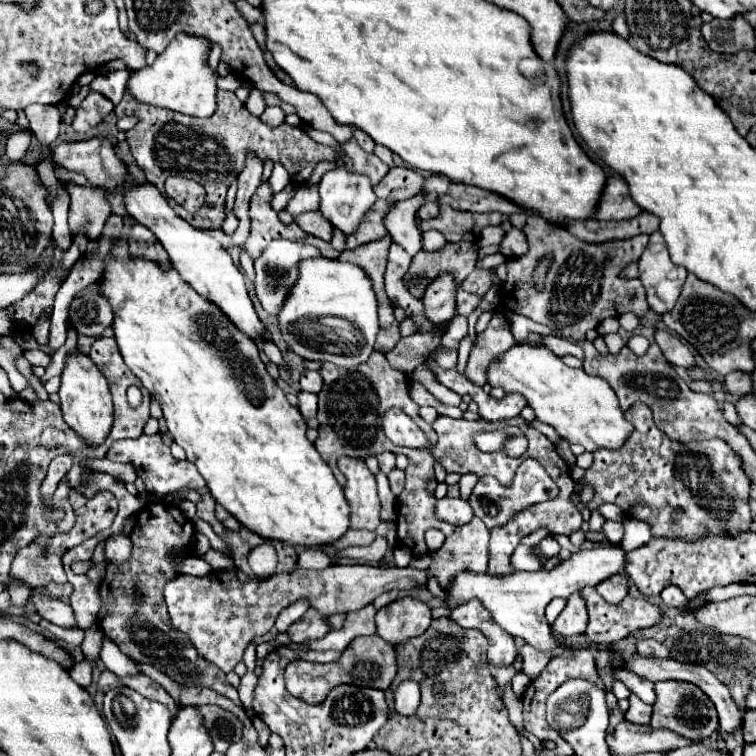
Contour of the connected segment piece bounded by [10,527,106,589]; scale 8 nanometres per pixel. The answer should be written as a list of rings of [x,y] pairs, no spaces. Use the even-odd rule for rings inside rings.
[[[72,527],[68,533],[60,533],[52,539],[48,537],[38,537],[34,543],[30,543],[28,547],[20,549],[18,555],[14,557],[14,563],[12,563],[12,571],[10,571],[10,577],[24,583],[26,587],[32,587],[32,589],[40,589],[44,587],[46,583],[50,581],[56,581],[56,583],[66,583],[66,573],[64,573],[64,567],[62,567],[62,553],[70,547],[76,547],[78,543],[82,543],[84,539],[92,537],[94,533],[102,531],[106,527],[86,527],[86,529],[80,529],[80,527]]]

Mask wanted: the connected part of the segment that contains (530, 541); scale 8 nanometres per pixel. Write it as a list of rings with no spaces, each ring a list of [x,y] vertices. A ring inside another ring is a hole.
[[[539,528],[538,530],[534,531],[530,535],[523,537],[520,543],[526,544],[529,547],[534,547],[540,543],[542,539],[550,534],[550,531],[546,528]]]

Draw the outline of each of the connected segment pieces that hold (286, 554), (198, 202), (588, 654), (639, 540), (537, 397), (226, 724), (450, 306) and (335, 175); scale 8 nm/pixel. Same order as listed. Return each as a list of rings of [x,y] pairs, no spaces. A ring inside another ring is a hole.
[[[272,541],[272,545],[276,547],[276,553],[278,553],[278,567],[276,567],[276,573],[282,573],[282,571],[292,571],[296,567],[296,549],[292,549],[290,545],[284,545],[284,543],[278,543],[278,541]]]
[[[172,175],[166,179],[166,193],[190,213],[198,211],[204,205],[204,189],[182,175]]]
[[[574,649],[572,653],[574,659],[558,657],[548,663],[548,667],[564,667],[564,681],[568,679],[588,679],[588,681],[598,681],[598,673],[594,667],[594,655],[592,649]]]
[[[624,519],[624,537],[620,541],[620,547],[630,553],[642,545],[646,545],[650,541],[650,525],[642,523],[642,521],[636,521],[636,519]]]
[[[514,345],[500,355],[500,363],[494,361],[490,365],[488,381],[492,387],[502,385],[504,391],[522,393],[534,409],[536,419],[552,425],[562,439],[578,443],[590,453],[598,449],[620,449],[632,433],[632,425],[628,425],[610,385],[600,377],[584,373],[584,369],[564,365],[564,361],[546,347]]]
[[[202,705],[198,711],[204,717],[206,729],[210,731],[210,737],[214,741],[214,749],[218,753],[226,753],[226,749],[242,739],[242,721],[230,713],[224,711],[216,705]]]
[[[450,275],[432,281],[424,295],[424,317],[430,323],[442,325],[456,315],[456,283]]]
[[[338,161],[338,167],[334,171],[328,171],[322,177],[318,187],[320,187],[320,213],[326,217],[326,221],[330,221],[336,229],[340,229],[344,233],[352,233],[358,227],[358,223],[362,221],[364,213],[376,201],[370,181],[366,181],[366,177],[362,177],[358,173],[348,173],[342,161]]]

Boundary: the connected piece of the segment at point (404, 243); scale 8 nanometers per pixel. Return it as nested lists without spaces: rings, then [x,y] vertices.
[[[418,193],[406,201],[392,205],[390,213],[386,213],[386,229],[394,237],[394,241],[406,249],[408,255],[416,255],[422,249],[422,233],[416,227],[416,211],[424,203],[424,195]]]

